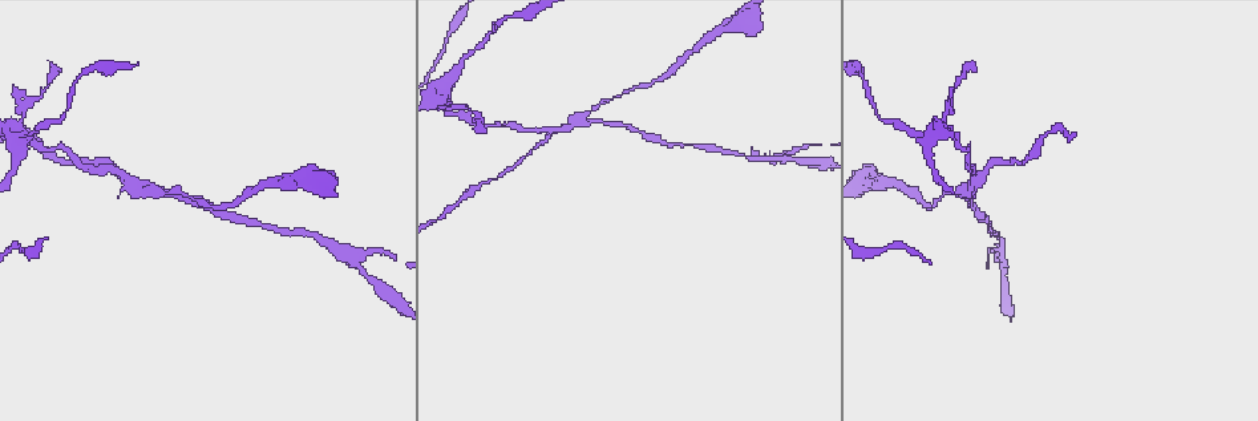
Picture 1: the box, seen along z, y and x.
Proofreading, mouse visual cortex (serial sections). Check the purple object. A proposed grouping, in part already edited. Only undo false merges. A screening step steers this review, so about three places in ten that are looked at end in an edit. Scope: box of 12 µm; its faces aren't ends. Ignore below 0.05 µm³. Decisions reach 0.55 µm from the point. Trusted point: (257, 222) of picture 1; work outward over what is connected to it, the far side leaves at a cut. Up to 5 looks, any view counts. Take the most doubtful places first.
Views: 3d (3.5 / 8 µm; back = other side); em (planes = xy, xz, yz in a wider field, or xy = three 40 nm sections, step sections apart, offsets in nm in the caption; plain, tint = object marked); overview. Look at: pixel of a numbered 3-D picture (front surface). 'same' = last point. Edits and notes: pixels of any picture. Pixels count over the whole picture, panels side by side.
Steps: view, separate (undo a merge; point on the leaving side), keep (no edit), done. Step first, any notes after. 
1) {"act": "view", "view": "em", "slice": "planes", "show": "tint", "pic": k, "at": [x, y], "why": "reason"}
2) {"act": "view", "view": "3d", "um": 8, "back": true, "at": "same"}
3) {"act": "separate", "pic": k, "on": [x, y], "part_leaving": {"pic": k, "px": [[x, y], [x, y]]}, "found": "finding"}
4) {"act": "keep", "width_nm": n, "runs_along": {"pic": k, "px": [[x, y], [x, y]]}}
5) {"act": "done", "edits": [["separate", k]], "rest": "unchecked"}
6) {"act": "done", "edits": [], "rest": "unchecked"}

{"act": "view", "view": "3d", "um": 8, "pic": 1, "at": [973, 179], "why": "side arm on a straight run"}

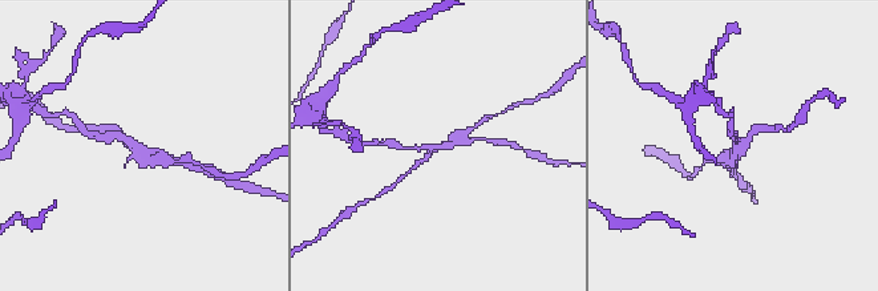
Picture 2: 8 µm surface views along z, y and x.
{"act": "view", "view": "em", "slice": "xy", "step": 1, "show": "tint", "pic": 2, "at": [737, 151], "why": "need the tissue"}

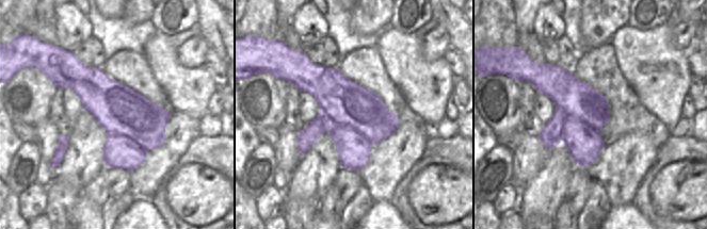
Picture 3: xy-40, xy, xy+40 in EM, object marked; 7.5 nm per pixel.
{"act": "separate", "pic": 2, "on": [755, 129], "found": "two cells meet here"}

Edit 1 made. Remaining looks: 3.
{"act": "view", "view": "overview", "why": "redraw"}

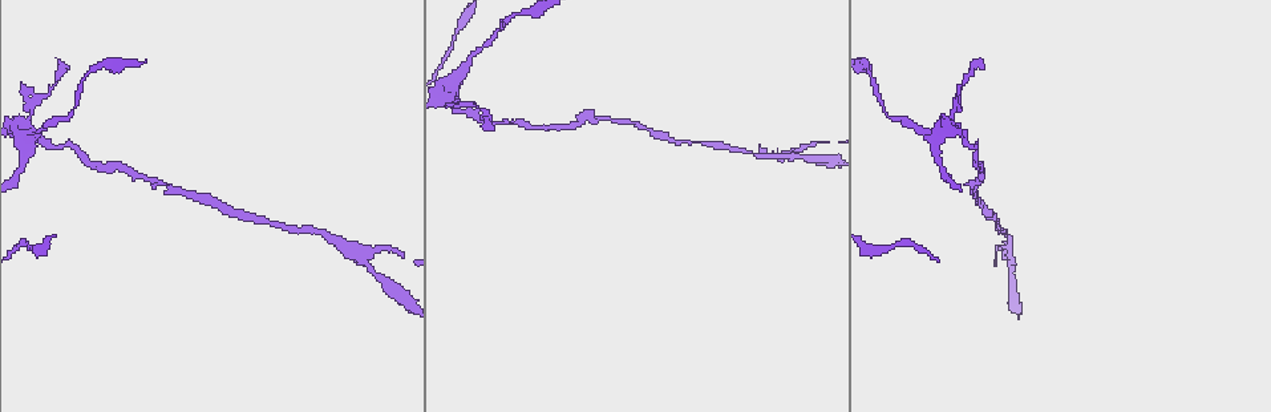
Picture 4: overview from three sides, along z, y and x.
{"act": "view", "view": "3d", "um": 3.5, "pic": 4, "at": [447, 95], "why": "calibre changes"}

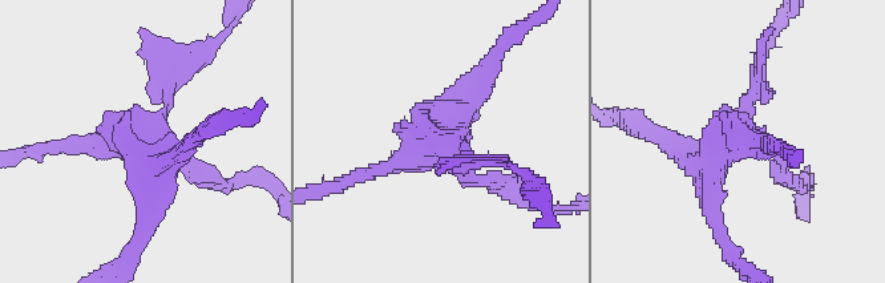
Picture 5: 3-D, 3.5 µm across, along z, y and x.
{"act": "view", "view": "em", "slice": "xy", "step": 3, "show": "tint", "pic": 5, "at": [445, 139]}

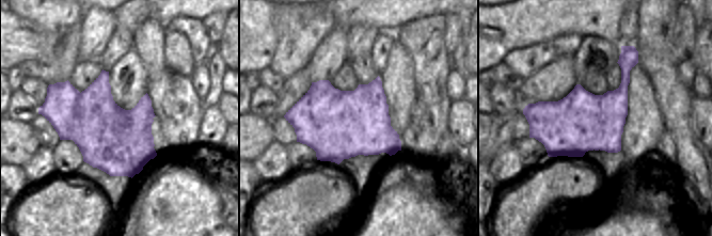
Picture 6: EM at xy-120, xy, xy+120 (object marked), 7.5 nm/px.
{"act": "separate", "pic": 5, "on": [756, 76], "found": "a second cell is stuck on"}

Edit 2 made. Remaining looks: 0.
{"act": "done", "edits": [["separate", 2], ["separate", 5]], "rest": "unchecked"}

